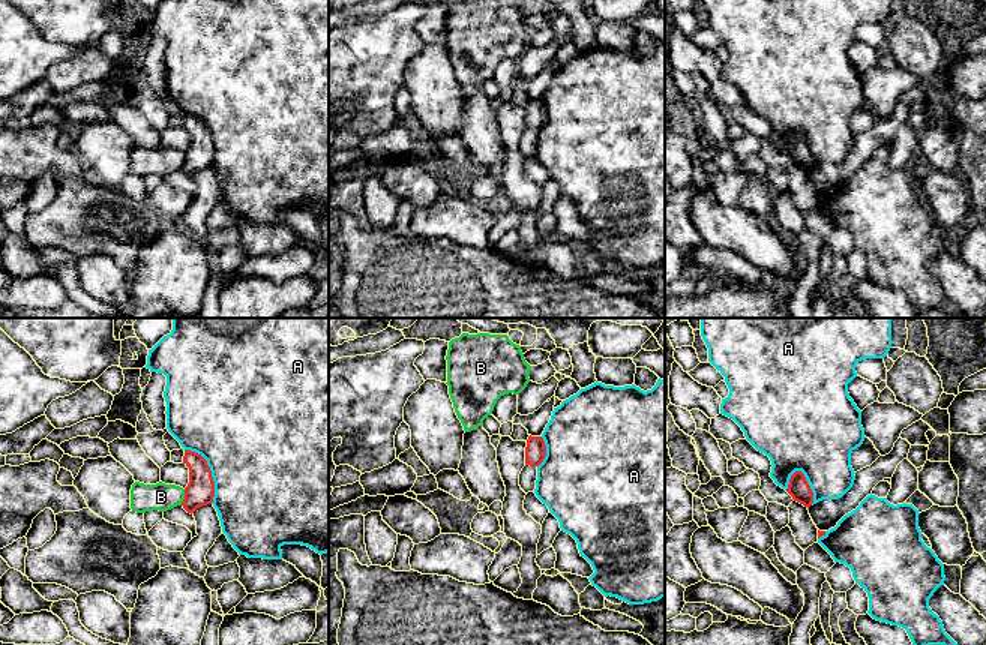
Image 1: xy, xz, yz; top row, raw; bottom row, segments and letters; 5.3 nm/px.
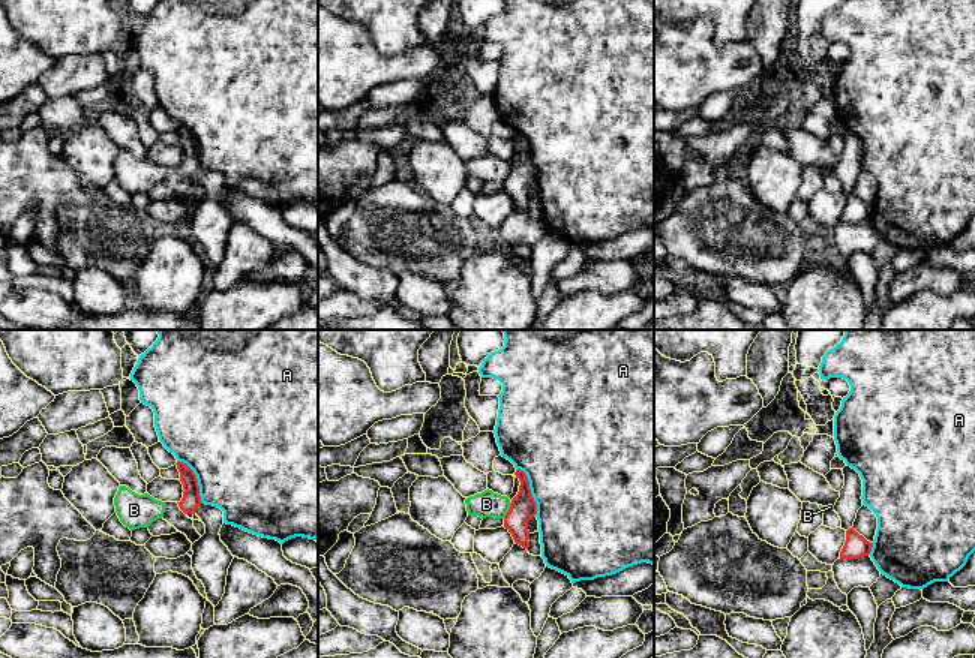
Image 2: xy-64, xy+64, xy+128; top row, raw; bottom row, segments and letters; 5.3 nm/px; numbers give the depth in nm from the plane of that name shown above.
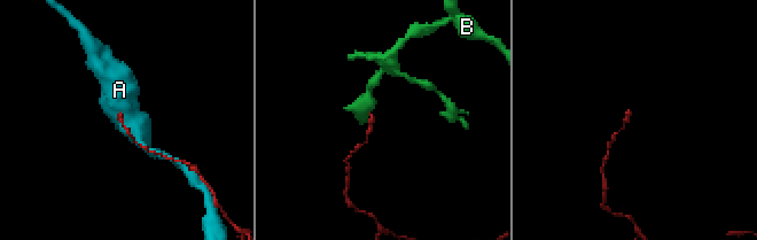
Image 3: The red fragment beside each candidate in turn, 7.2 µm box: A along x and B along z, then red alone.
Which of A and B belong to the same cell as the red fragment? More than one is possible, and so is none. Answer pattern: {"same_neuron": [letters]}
{"same_neuron": []}

